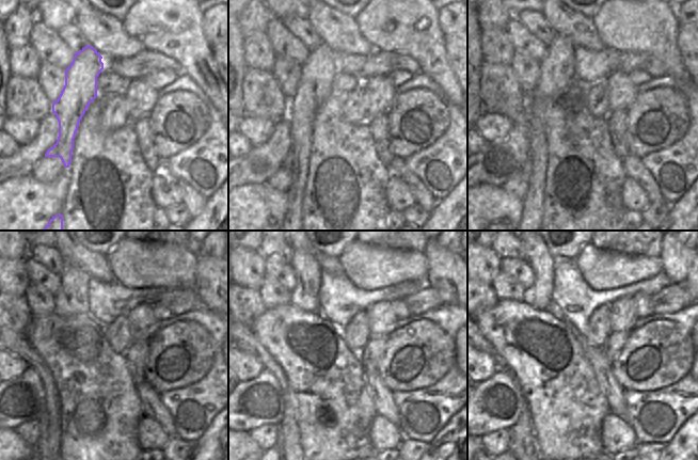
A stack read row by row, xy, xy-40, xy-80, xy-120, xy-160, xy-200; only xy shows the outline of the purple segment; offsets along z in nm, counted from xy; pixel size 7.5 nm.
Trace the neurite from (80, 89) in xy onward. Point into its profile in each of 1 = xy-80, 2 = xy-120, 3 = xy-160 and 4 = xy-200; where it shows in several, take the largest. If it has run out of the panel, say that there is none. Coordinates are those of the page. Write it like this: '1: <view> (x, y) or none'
1: xy-80 (557, 67)
2: xy-120 (72, 299)
3: xy-160 (307, 269)
4: xy-200 (542, 262)

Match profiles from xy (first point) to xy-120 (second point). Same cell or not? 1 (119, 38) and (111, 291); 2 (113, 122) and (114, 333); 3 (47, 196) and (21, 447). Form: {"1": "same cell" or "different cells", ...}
{"1": "different cells", "2": "same cell", "3": "same cell"}

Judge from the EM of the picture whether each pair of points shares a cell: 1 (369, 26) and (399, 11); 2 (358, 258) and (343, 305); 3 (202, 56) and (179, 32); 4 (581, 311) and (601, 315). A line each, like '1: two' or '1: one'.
1: one
2: two
3: one
4: two

